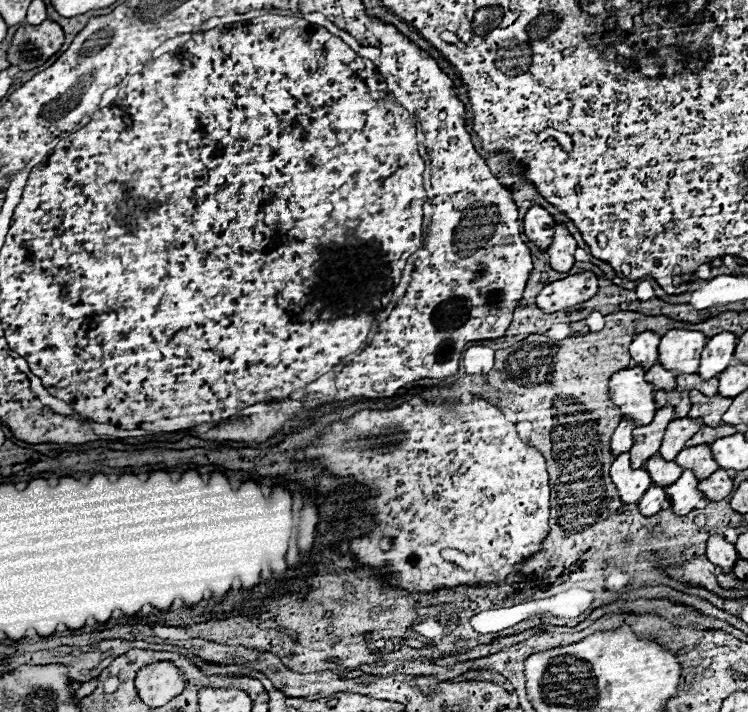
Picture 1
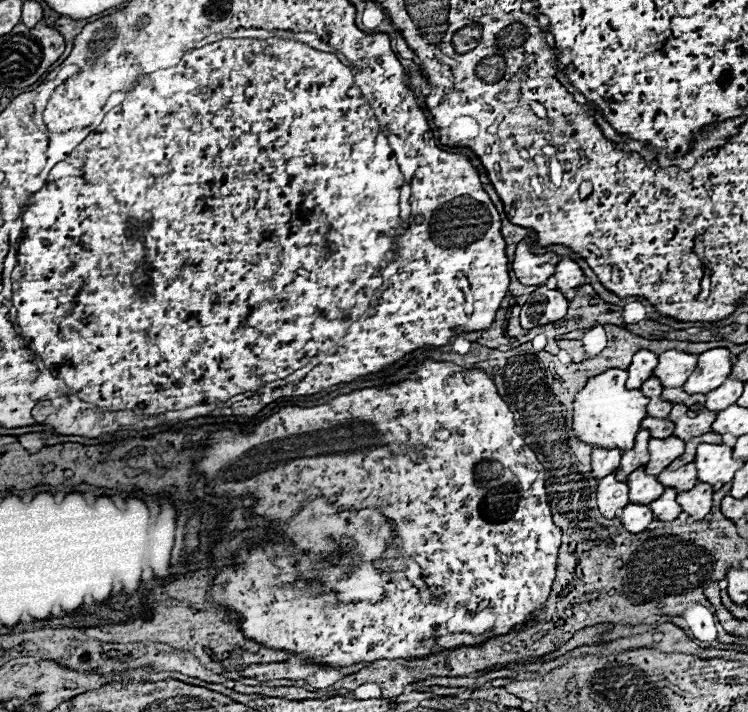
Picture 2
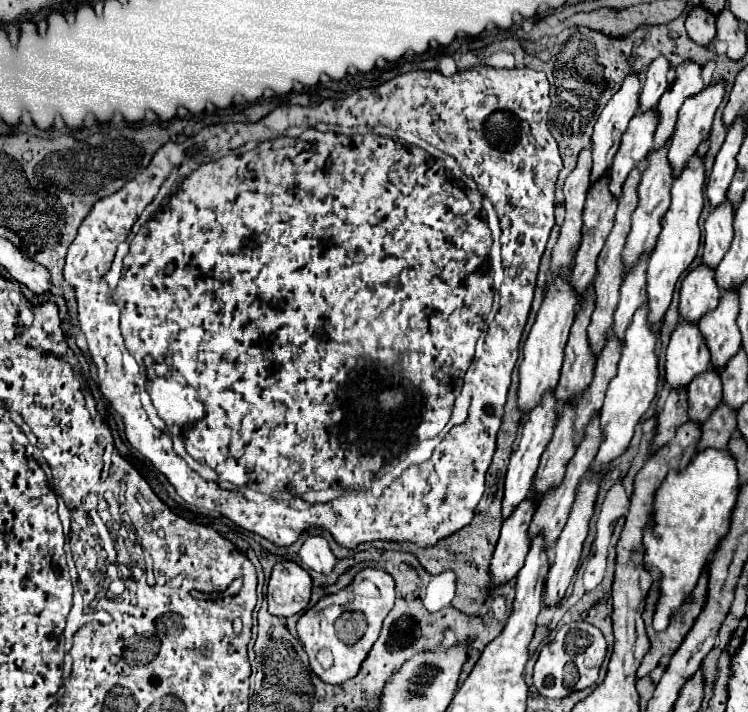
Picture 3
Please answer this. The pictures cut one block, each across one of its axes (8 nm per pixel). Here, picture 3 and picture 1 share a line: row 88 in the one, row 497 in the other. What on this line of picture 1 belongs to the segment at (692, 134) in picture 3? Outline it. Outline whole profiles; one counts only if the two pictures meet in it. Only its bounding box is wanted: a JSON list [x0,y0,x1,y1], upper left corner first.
[698,468,732,502]

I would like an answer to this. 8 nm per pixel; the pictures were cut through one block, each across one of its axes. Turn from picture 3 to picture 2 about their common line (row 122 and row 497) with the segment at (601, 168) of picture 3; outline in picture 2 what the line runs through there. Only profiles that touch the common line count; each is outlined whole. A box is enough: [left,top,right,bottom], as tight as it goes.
[596,474,630,520]

